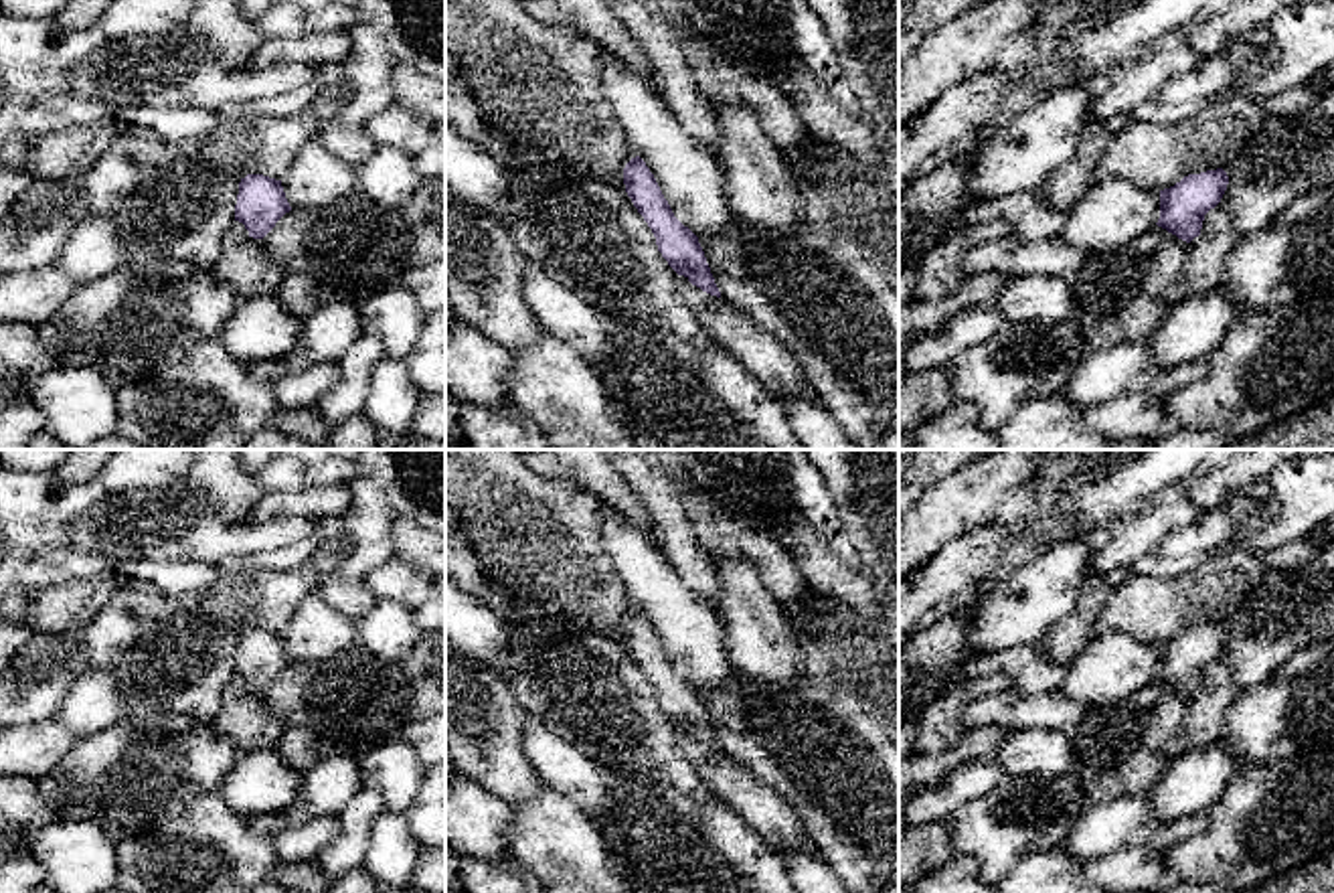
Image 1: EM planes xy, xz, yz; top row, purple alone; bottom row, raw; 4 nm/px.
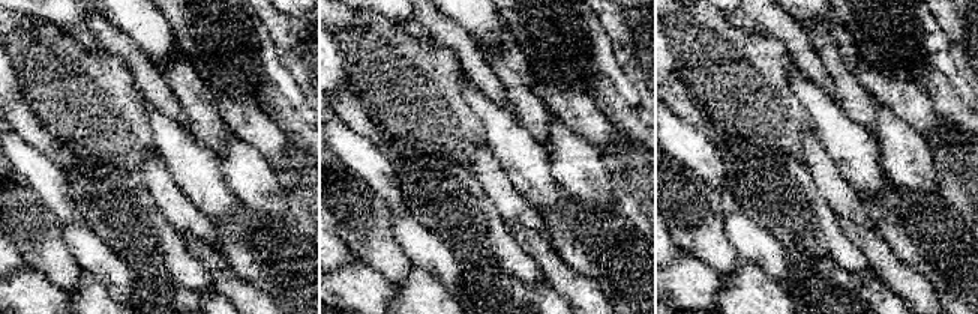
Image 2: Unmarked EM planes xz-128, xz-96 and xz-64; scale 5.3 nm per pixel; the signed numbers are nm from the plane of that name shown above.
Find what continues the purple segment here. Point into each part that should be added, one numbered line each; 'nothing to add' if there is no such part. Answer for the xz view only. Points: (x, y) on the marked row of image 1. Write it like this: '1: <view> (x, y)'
1: xz (693, 296)

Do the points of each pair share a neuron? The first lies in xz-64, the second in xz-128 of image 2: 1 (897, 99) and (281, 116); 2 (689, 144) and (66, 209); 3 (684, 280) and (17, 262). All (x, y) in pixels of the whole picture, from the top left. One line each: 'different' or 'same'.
1: different
2: same
3: different

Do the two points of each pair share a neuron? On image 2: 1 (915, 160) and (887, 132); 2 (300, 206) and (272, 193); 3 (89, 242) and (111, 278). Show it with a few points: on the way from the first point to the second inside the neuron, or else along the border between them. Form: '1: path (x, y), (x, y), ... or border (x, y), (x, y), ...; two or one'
1: path (908, 153), (894, 140); one
2: border (287, 199), (291, 217); two
3: path (90, 251), (108, 269); one

